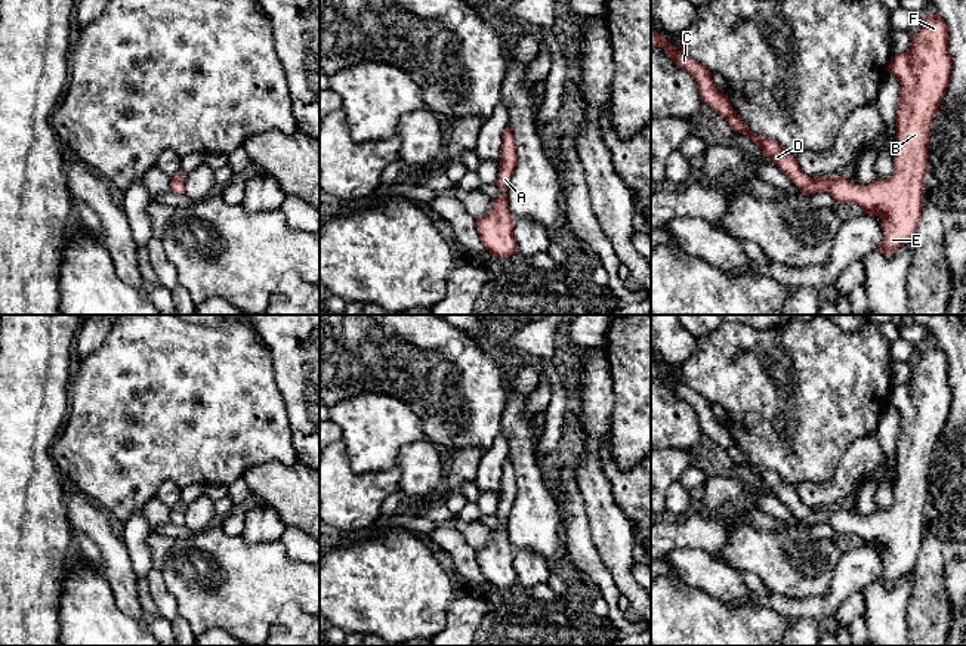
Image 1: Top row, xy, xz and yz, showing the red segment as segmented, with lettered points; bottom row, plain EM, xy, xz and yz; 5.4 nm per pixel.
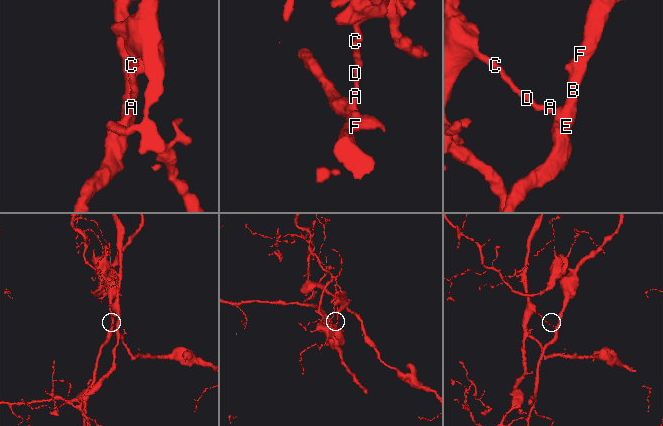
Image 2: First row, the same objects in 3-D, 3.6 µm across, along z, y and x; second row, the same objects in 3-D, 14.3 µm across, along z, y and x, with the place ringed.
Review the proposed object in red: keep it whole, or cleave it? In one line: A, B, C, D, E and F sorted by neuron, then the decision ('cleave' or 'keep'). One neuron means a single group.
A B E F / C D | cleave

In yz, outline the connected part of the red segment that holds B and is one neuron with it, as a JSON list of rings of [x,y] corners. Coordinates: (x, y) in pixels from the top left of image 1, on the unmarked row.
[[[935,344],[923,347],[919,364],[911,370],[910,380],[891,389],[886,399],[901,415],[899,430],[896,436],[896,480],[894,483],[895,501],[888,510],[876,510],[868,516],[855,516],[848,507],[820,507],[811,509],[806,517],[808,523],[827,523],[837,534],[858,535],[864,545],[880,547],[883,572],[876,579],[886,587],[914,569],[922,541],[925,501],[928,492],[928,473],[930,470],[930,454],[945,426],[951,409],[951,386],[948,378],[948,356]]]

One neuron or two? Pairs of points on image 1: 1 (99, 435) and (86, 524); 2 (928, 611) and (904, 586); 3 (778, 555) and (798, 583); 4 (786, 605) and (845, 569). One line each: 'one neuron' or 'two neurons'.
1: two neurons
2: two neurons
3: one neuron
4: one neuron

